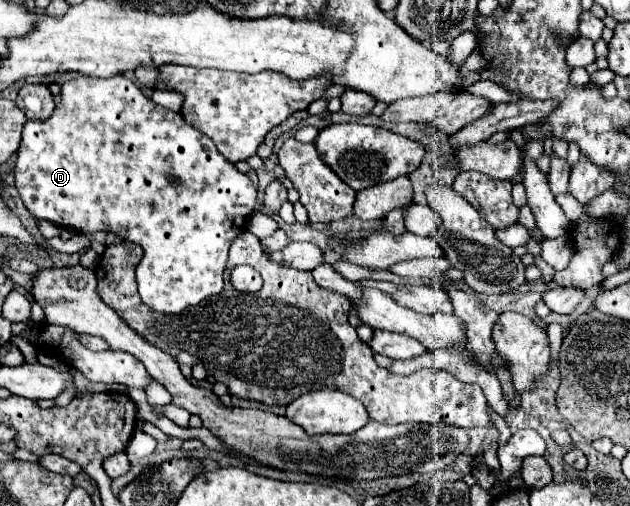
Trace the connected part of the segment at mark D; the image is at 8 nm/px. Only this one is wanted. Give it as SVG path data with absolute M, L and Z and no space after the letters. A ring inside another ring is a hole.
M78 75L76 79L70 79L62 85L62 105L54 109L52 117L46 121L26 121L24 125L24 139L20 141L18 147L18 159L16 159L16 189L26 205L26 209L38 217L52 221L60 227L70 227L78 233L96 233L96 231L110 231L126 241L138 243L144 249L144 259L136 267L136 281L138 281L138 293L144 305L152 307L156 313L164 315L180 315L188 307L194 307L196 303L202 303L214 295L220 295L224 289L224 271L226 271L226 261L228 261L228 249L232 239L246 229L248 217L254 213L254 203L256 203L256 187L248 179L248 175L236 171L234 165L230 165L214 147L214 143L200 131L196 131L192 125L188 125L180 113L174 113L170 109L164 109L156 105L152 99L146 99L146 95L136 87L134 81L128 77L114 75L108 79L98 79L98 77L88 77L88 75ZM168 175L174 175L180 183L168 183Z

